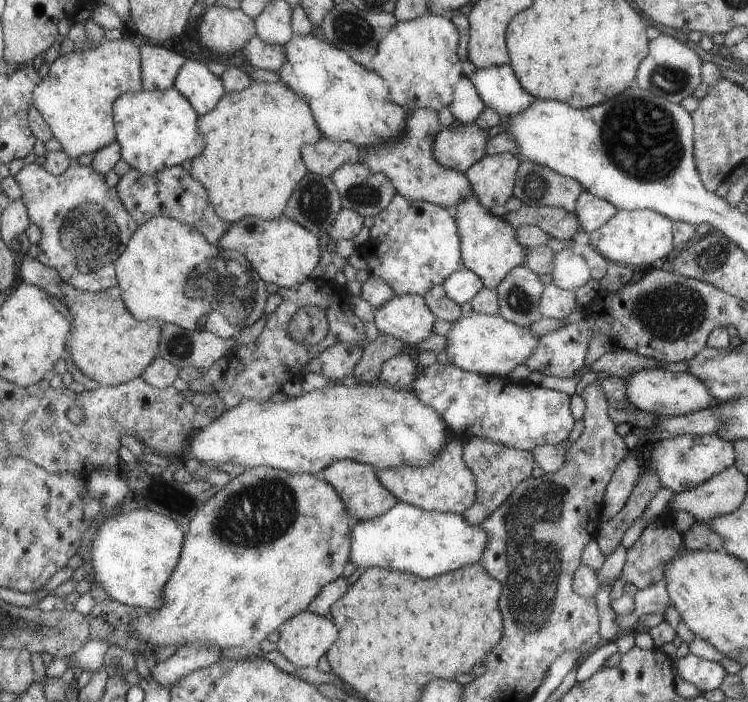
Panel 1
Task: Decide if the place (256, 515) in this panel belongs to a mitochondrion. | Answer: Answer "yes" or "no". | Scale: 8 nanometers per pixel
yes

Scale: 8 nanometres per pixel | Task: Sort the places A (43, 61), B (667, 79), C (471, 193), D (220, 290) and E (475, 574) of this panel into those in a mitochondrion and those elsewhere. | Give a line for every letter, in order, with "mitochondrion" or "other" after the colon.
A: other
B: mitochondrion
C: other
D: mitochondrion
E: other

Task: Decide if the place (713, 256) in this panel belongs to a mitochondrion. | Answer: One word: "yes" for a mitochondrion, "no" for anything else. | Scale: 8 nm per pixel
yes

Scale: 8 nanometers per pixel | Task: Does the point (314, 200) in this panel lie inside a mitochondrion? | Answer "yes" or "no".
yes

